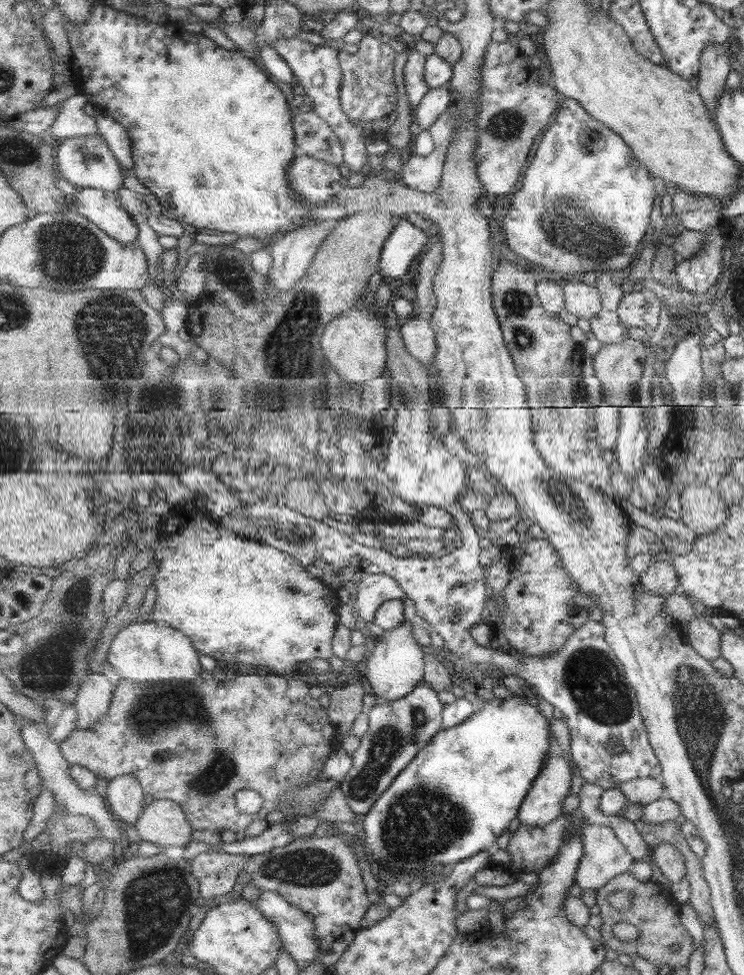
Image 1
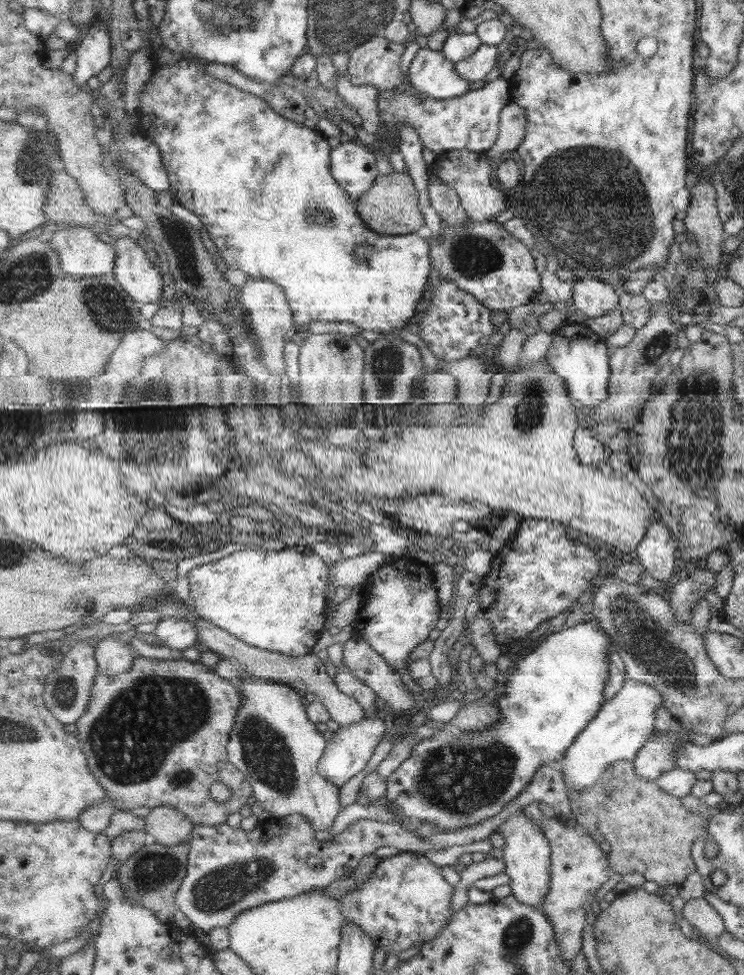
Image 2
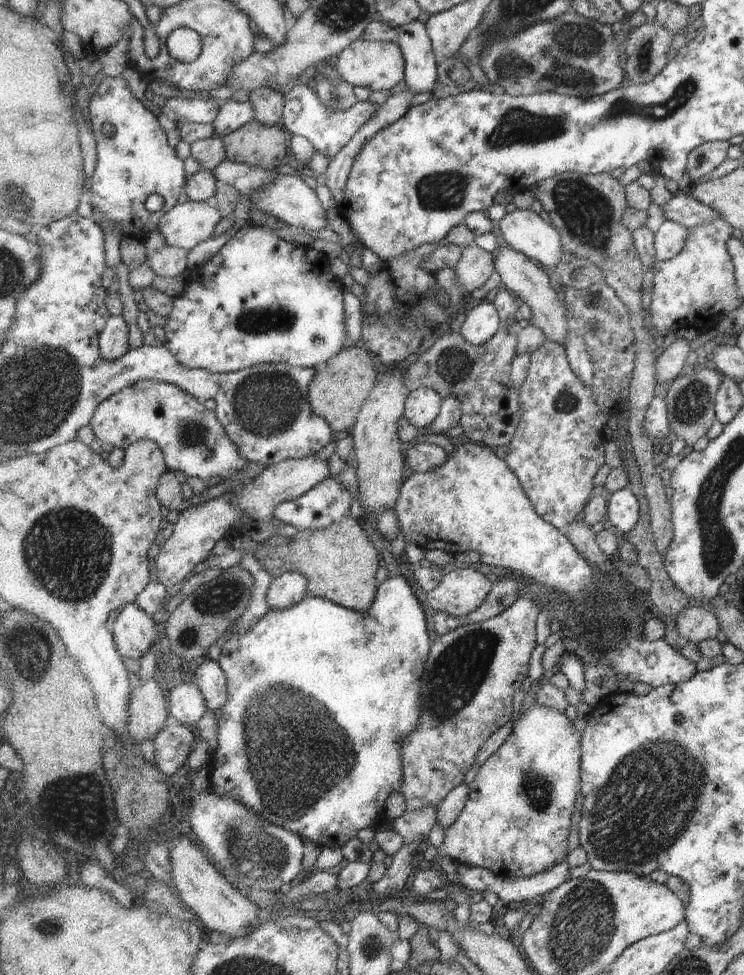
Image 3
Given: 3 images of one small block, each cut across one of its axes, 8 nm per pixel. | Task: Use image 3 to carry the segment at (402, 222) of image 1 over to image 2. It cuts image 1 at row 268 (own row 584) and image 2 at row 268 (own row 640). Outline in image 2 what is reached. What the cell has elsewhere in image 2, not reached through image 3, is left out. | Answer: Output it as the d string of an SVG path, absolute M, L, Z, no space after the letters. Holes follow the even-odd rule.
M191 58L181 59L173 65L157 63L155 60L153 75L140 96L137 115L140 114L148 116L147 120L151 126L145 126L148 129L144 129L143 133L159 146L167 176L170 178L171 187L176 192L175 196L179 204L195 212L204 222L210 238L216 245L222 266L231 270L244 270L250 278L270 280L281 286L288 297L292 311L295 313L295 325L299 330L316 320L323 323L352 322L361 330L371 330L384 334L386 337L392 337L411 322L411 318L415 316L417 306L427 290L427 284L429 284L429 272L431 272L432 264L430 243L417 233L379 234L363 220L355 203L351 201L350 195L339 186L334 178L331 170L332 148L329 147L326 136L316 129L308 128L275 113L269 102L263 98L209 75L205 69L205 64L200 60Z

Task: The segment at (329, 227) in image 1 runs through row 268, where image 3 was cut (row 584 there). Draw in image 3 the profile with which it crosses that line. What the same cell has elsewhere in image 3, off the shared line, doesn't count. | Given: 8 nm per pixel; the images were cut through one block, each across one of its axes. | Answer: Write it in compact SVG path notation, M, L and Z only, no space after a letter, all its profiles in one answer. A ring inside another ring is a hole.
M289 571L275 578L268 590L270 610L290 609L311 596L309 579L300 572Z

